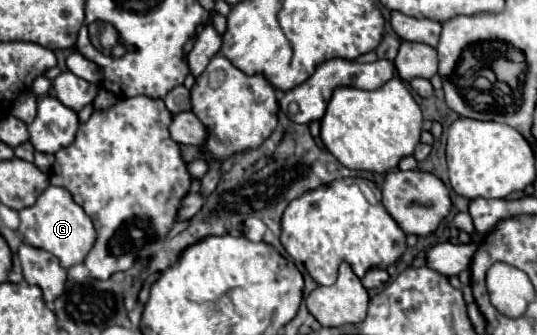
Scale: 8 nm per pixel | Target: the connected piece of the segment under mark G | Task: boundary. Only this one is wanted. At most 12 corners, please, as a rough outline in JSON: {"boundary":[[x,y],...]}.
{"boundary":[[64,187],[18,211],[24,243],[66,269],[96,241],[90,217]]}

